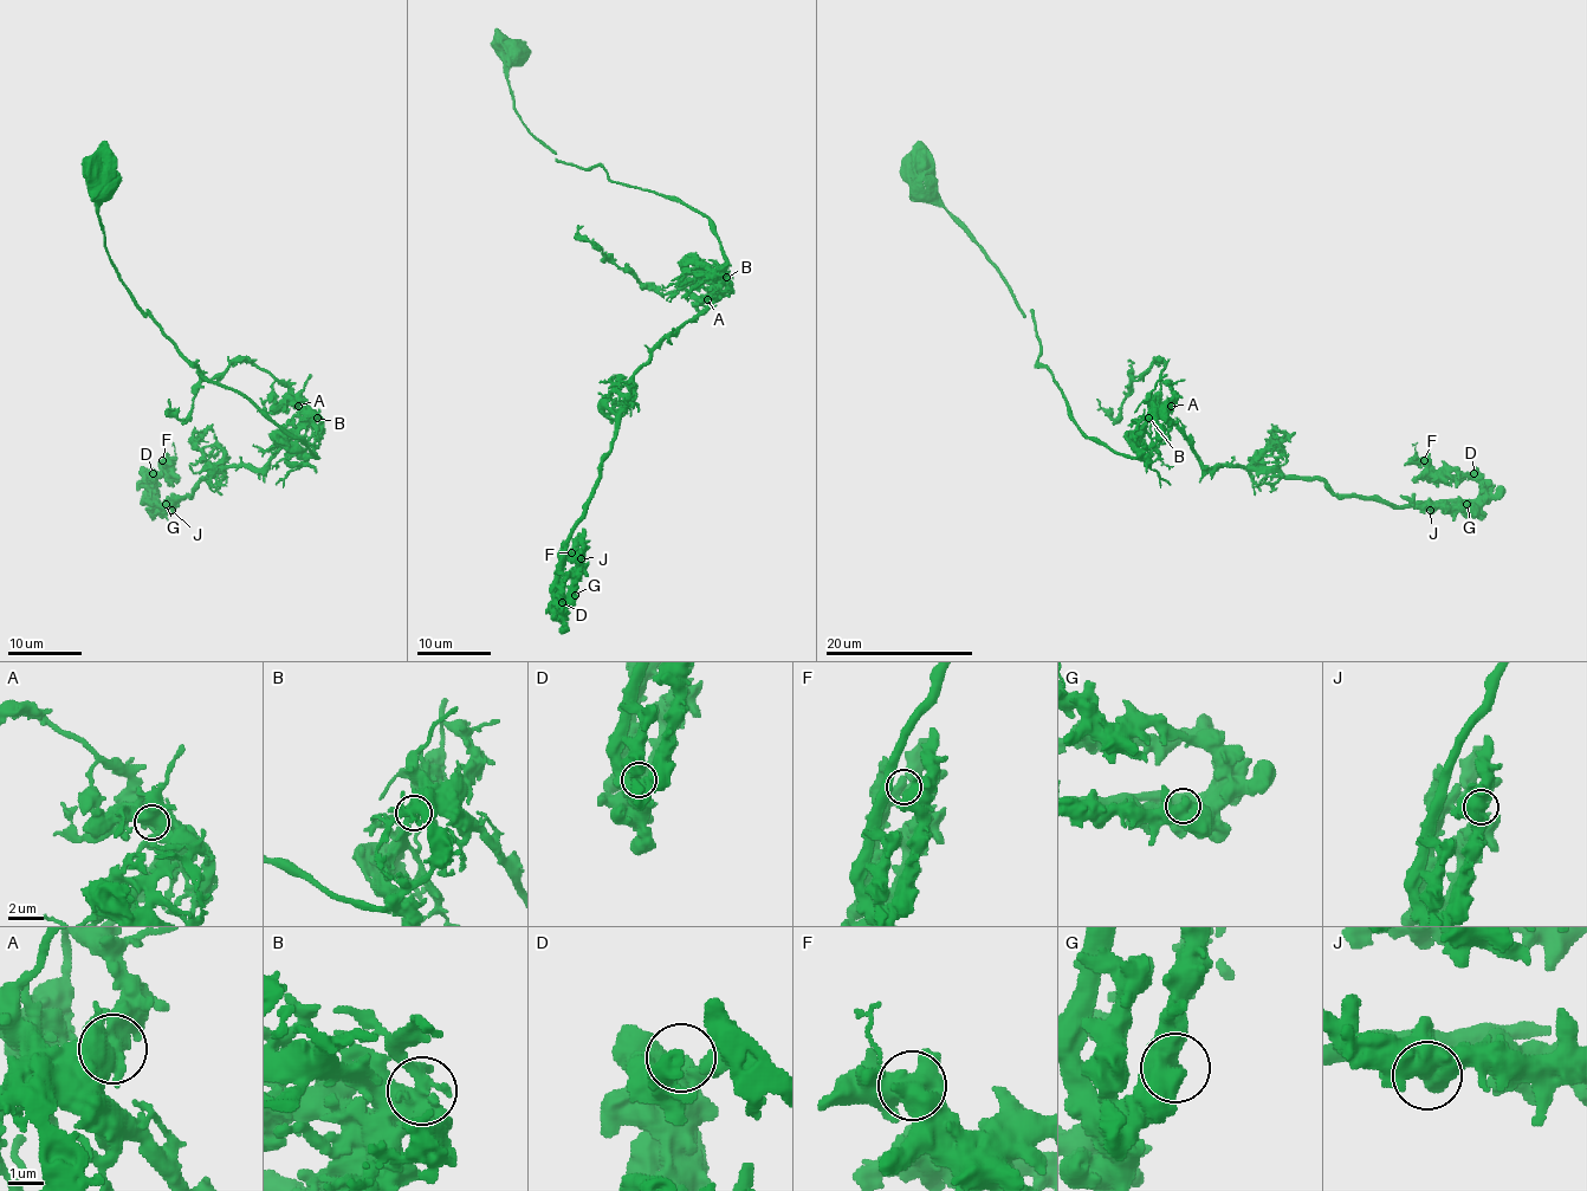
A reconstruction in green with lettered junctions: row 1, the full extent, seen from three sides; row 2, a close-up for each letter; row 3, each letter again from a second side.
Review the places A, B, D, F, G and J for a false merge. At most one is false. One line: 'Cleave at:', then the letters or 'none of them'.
Cleave at: A

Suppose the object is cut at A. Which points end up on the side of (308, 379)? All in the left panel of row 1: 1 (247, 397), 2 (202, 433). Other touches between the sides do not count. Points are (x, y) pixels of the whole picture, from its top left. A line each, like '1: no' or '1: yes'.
1: yes
2: yes

